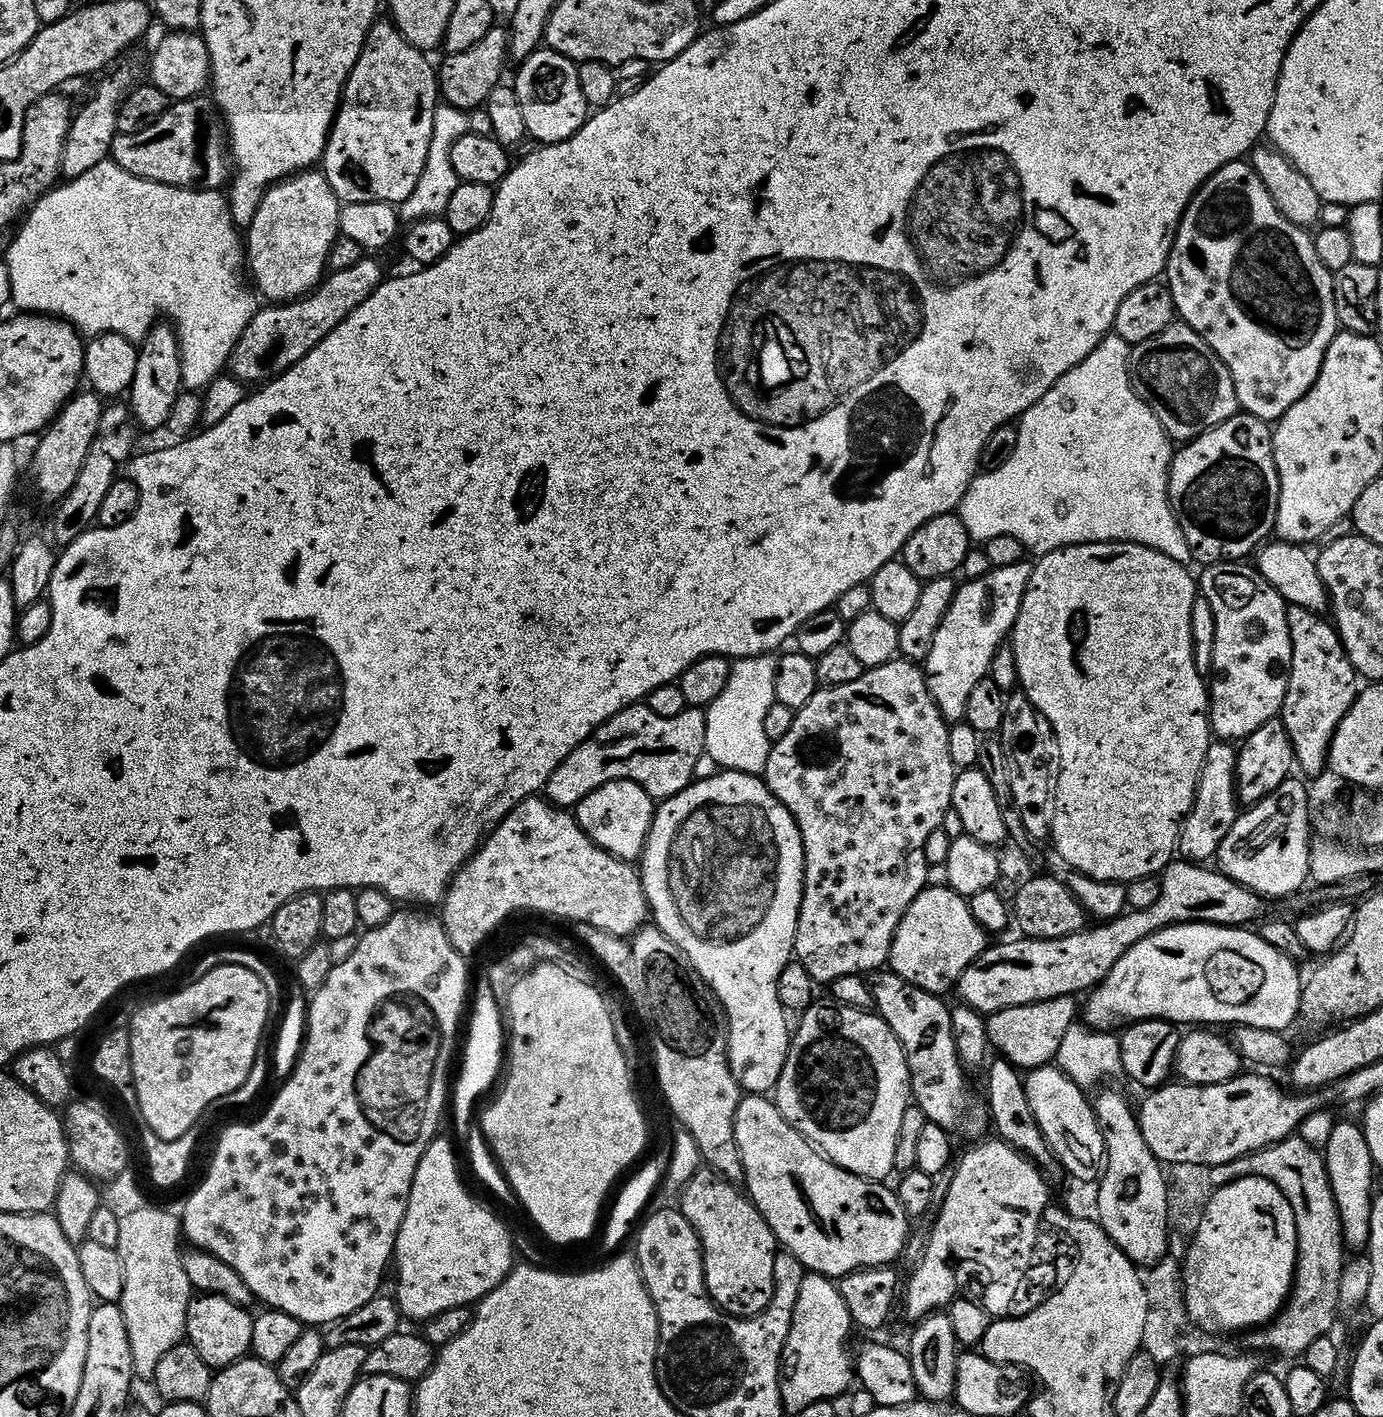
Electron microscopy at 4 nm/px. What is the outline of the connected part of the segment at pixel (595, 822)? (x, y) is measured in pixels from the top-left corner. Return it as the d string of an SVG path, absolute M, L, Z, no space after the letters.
M611 780L586 794L576 803L574 815L578 826L602 850L619 860L636 862L644 850L644 843L652 825L654 801L642 786L629 780Z

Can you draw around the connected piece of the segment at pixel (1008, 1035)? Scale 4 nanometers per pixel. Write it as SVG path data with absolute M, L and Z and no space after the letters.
M1066 994L1060 997L1052 997L1044 1001L1032 1002L1024 1005L1012 1005L1012 1007L1004 1007L998 1011L991 1012L985 1019L987 1026L987 1036L989 1045L996 1049L998 1048L1001 1055L1011 1061L1013 1065L1020 1070L1031 1070L1040 1068L1042 1065L1053 1063L1056 1059L1058 1048L1062 1044L1063 1035L1066 1030L1073 1027L1075 1016L1078 1016L1078 1002L1071 994Z

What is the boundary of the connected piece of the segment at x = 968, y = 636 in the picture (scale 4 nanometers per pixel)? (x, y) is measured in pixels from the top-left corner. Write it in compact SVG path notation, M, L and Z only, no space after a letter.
M1028 562L991 567L981 577L965 579L964 584L957 587L950 608L942 614L938 630L934 630L930 654L922 661L928 689L945 720L963 721L970 690L974 690L974 686L989 675L992 656L1011 633L1031 573L1032 564Z

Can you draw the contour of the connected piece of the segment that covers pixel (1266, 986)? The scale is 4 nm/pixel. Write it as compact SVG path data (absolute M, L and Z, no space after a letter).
M1176 923L1166 928L1158 929L1157 932L1150 934L1148 937L1142 938L1141 941L1135 942L1116 962L1113 968L1106 974L1104 980L1091 989L1087 993L1088 1001L1082 1004L1082 1020L1089 1028L1097 1030L1115 1029L1115 1024L1123 1025L1125 1022L1134 1020L1167 1020L1177 1026L1220 1026L1216 1024L1228 1024L1227 1026L1235 1026L1237 1024L1249 1024L1250 1026L1258 1026L1259 1028L1269 1028L1275 1032L1287 1029L1287 1024L1297 1019L1300 1010L1300 990L1302 987L1302 972L1298 969L1297 961L1289 958L1286 954L1282 954L1282 950L1278 950L1274 946L1270 946L1270 942L1266 942L1260 937L1259 931L1253 930L1248 926L1228 927L1220 924L1205 923Z

